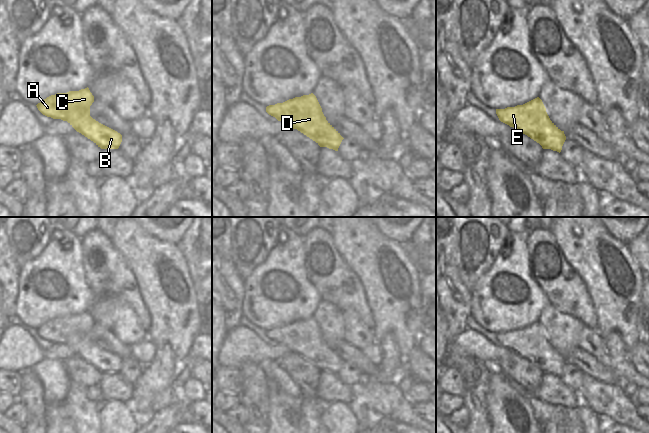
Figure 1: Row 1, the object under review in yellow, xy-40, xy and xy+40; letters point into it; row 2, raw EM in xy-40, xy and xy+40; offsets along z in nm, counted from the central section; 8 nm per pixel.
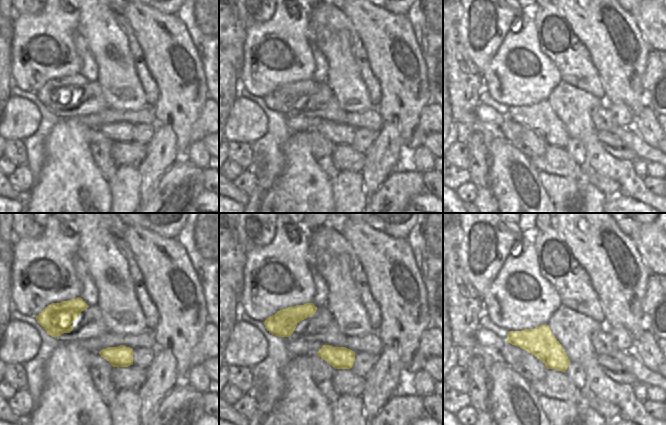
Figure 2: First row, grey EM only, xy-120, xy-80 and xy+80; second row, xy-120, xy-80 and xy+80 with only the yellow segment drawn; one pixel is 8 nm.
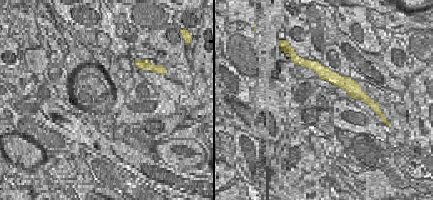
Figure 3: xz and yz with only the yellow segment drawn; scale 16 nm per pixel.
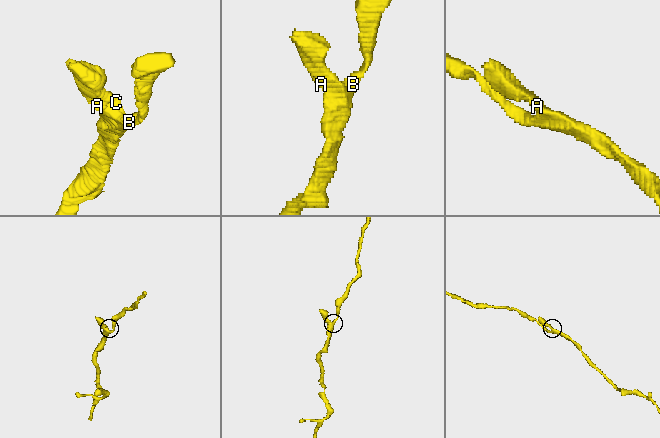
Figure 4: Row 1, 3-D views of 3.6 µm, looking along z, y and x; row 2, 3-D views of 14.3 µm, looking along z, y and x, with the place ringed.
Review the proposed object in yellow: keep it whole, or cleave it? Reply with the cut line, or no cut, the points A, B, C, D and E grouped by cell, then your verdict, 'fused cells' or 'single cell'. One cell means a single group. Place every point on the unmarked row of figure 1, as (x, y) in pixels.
no cut; A B C D E; single cell

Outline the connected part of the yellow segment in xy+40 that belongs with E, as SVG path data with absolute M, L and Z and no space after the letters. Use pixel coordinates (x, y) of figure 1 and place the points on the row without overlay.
M539 321L523 329L496 333L496 338L501 346L527 359L543 373L561 376L566 360L550 344Z

